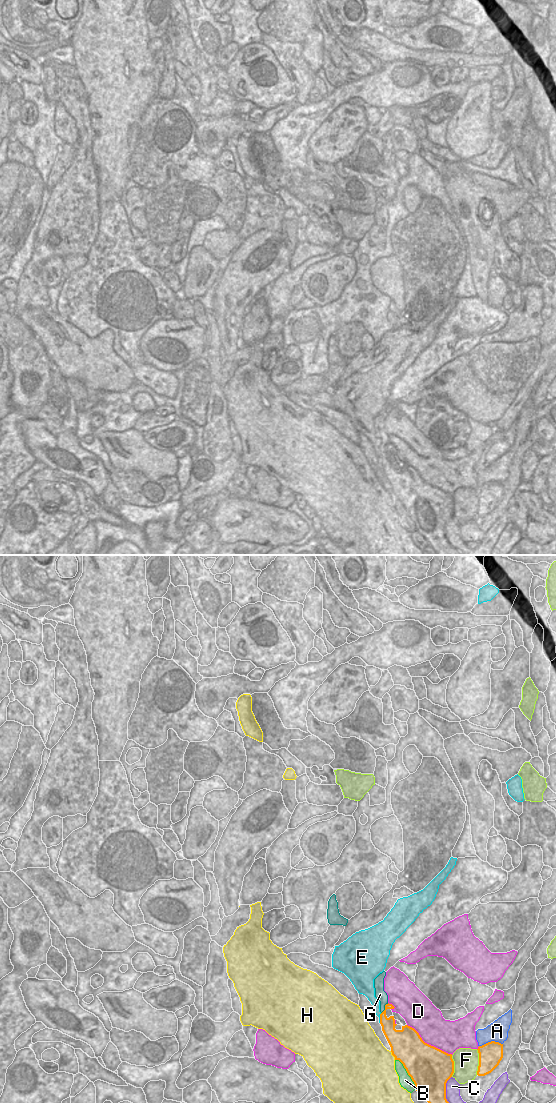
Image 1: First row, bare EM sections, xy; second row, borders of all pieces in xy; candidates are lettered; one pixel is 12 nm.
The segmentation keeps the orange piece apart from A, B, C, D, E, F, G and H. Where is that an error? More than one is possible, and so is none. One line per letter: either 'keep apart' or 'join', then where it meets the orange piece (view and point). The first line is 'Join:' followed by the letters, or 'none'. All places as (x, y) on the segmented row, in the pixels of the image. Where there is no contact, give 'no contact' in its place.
Join: G
A: keep apart; contact xy (491, 1041)
B: keep apart; contact xy (407, 1072)
C: keep apart; contact xy (445, 1089)
D: keep apart; contact xy (428, 1044)
E: keep apart; contact xy (380, 1018)
F: keep apart; contact xy (479, 1062)
G: join; contact xy (385, 1008)
H: keep apart; contact xy (392, 1054)

